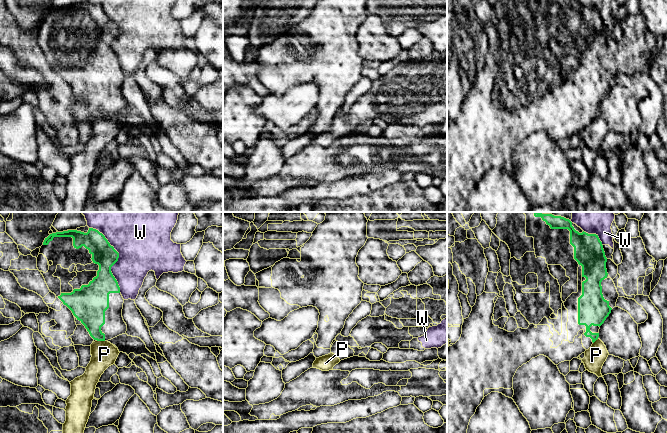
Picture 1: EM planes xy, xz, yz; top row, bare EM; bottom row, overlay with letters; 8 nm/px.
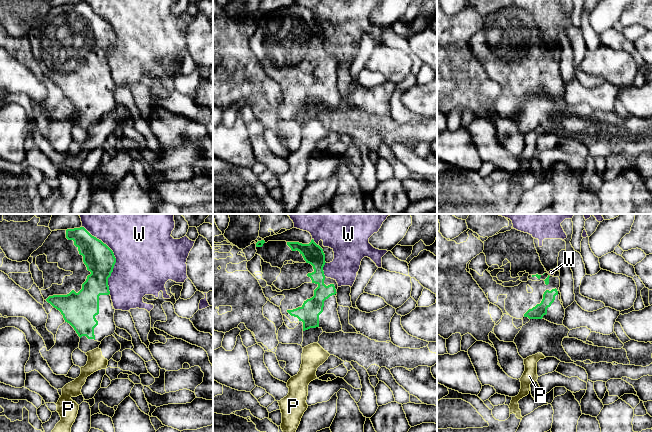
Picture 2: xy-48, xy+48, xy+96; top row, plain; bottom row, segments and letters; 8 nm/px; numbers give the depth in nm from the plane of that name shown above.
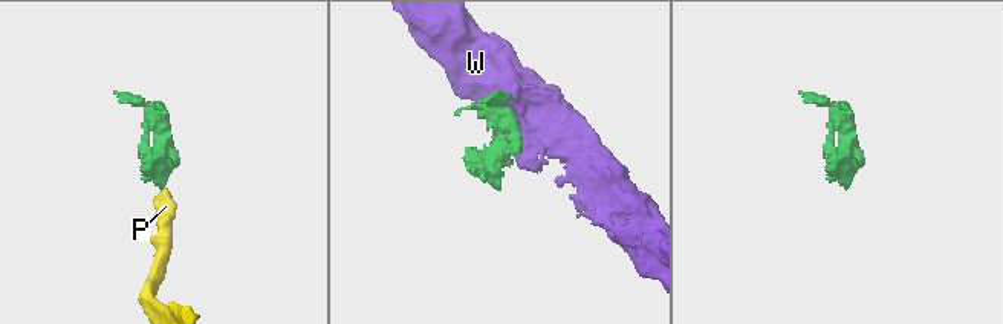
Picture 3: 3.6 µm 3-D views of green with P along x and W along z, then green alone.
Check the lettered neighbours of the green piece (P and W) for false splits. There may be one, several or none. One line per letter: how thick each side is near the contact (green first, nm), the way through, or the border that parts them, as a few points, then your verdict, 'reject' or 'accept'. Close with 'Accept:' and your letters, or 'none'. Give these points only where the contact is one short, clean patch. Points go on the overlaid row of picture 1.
P: calibres 220 and 200 nm; border xy (97, 340), (104, 341); reject
W: calibres 190 and 460 nm; reject
Accept: none

